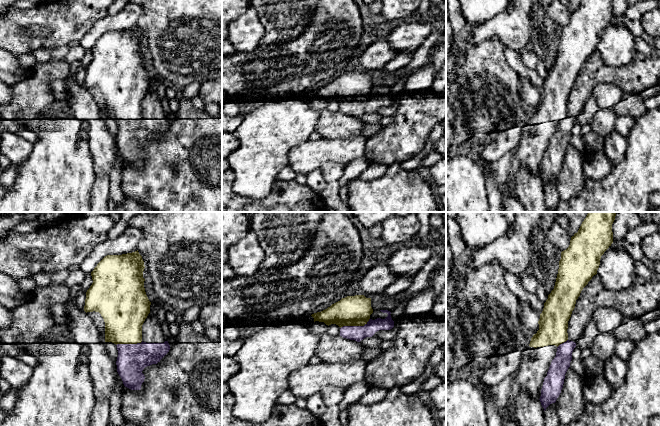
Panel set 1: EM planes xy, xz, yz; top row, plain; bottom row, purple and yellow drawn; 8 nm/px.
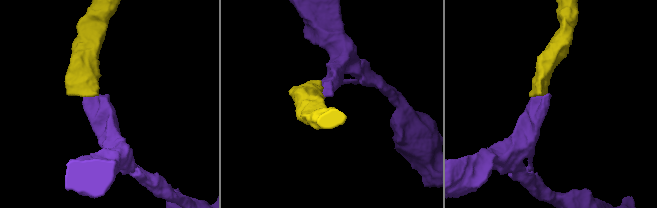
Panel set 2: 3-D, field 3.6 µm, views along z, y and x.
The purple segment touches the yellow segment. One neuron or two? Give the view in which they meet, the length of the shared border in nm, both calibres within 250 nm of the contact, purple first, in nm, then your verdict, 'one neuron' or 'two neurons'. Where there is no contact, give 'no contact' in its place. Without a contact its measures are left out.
xz | 260 nm | 120/240 nm | two neurons

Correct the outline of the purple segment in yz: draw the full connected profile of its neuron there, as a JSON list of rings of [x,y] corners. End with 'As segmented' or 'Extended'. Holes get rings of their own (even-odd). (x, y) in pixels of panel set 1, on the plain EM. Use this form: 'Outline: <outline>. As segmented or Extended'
Outline: [[[597,50],[592,53],[576,76],[568,97],[568,116],[557,123],[556,132],[544,154],[539,175],[544,187],[556,178],[561,169],[572,128],[584,104],[595,87],[606,82],[619,86],[625,94],[640,94],[660,83],[660,57],[648,56],[644,60],[633,60],[621,67],[611,67],[604,63]]]. Extended

